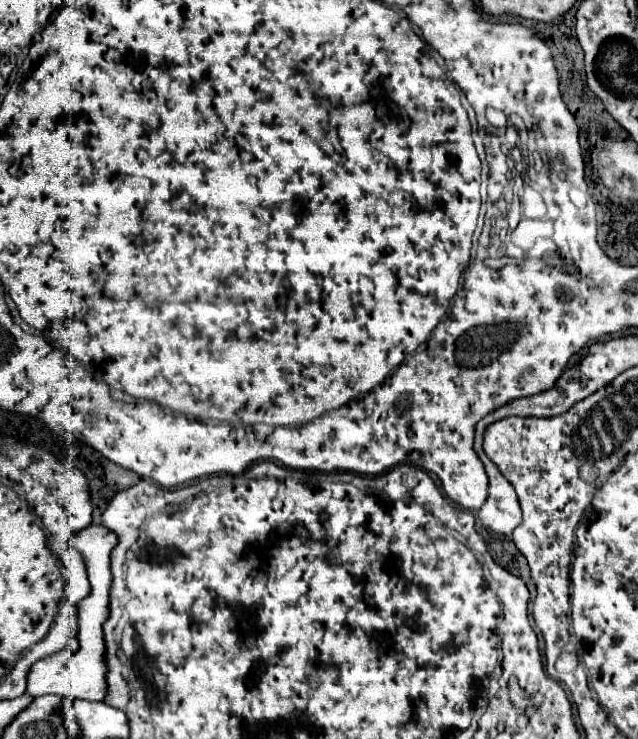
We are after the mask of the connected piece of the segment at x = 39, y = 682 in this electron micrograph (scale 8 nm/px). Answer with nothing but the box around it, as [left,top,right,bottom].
[27,524,117,700]

